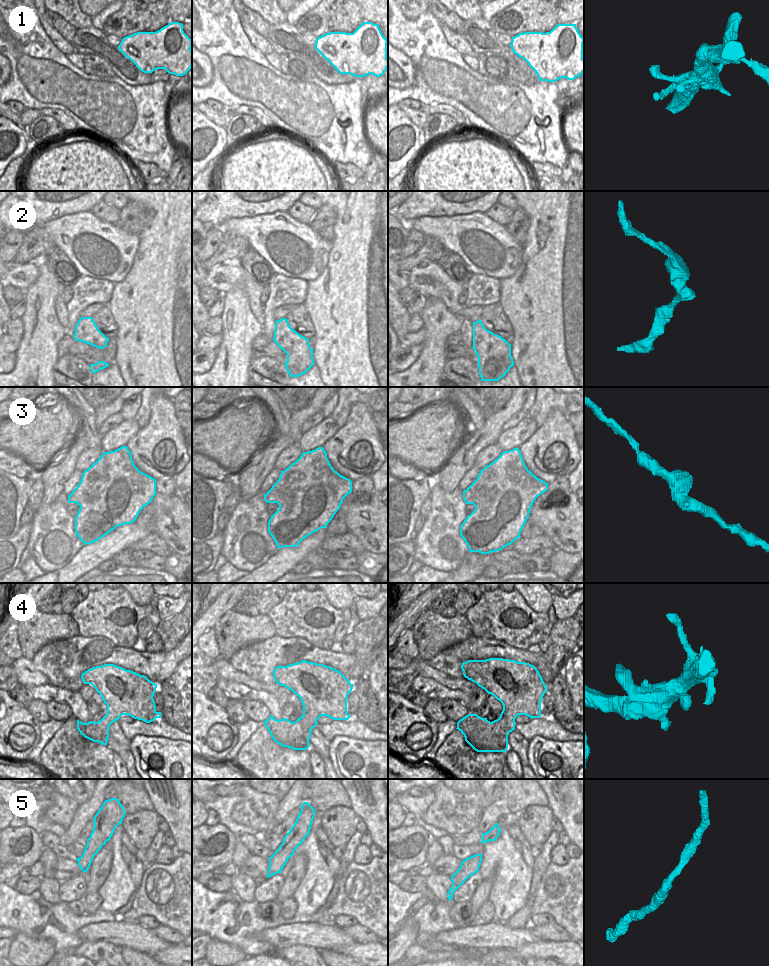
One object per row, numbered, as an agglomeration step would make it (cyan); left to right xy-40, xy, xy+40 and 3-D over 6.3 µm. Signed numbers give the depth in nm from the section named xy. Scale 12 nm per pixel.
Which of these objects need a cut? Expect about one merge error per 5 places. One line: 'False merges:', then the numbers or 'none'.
False merges: none

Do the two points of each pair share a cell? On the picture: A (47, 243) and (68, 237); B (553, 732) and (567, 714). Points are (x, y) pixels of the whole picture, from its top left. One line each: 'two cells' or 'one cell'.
A: two cells
B: two cells

